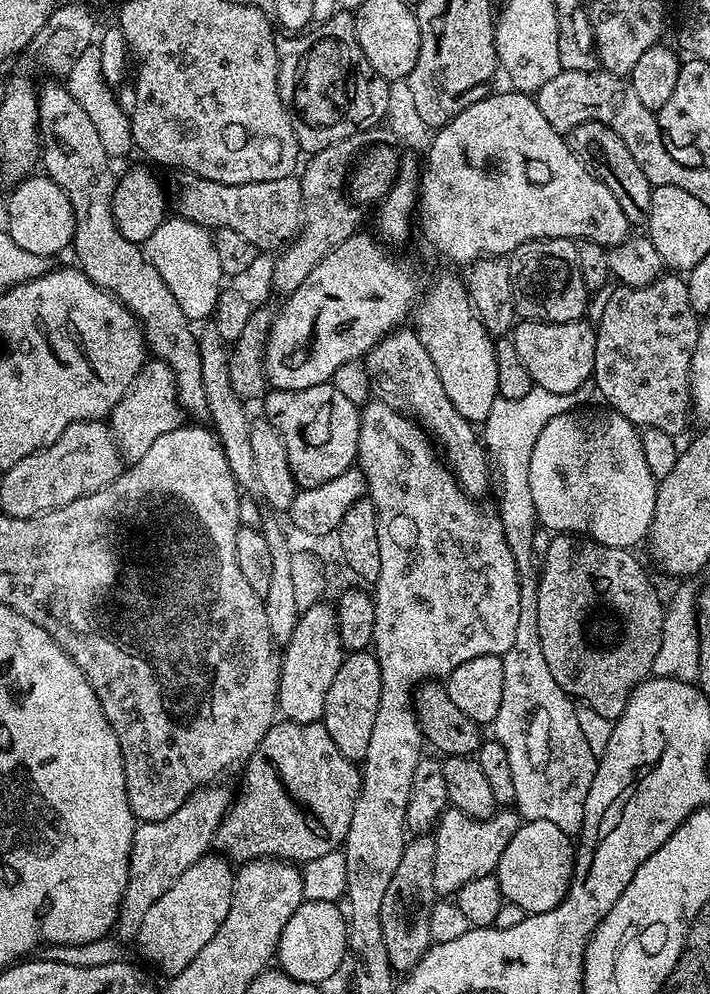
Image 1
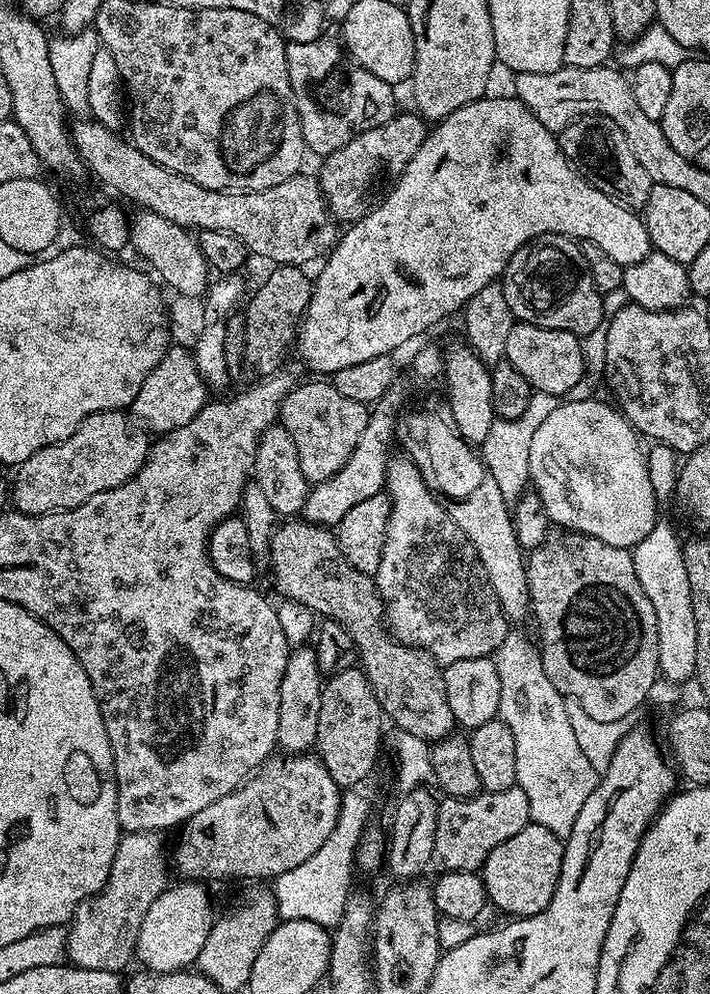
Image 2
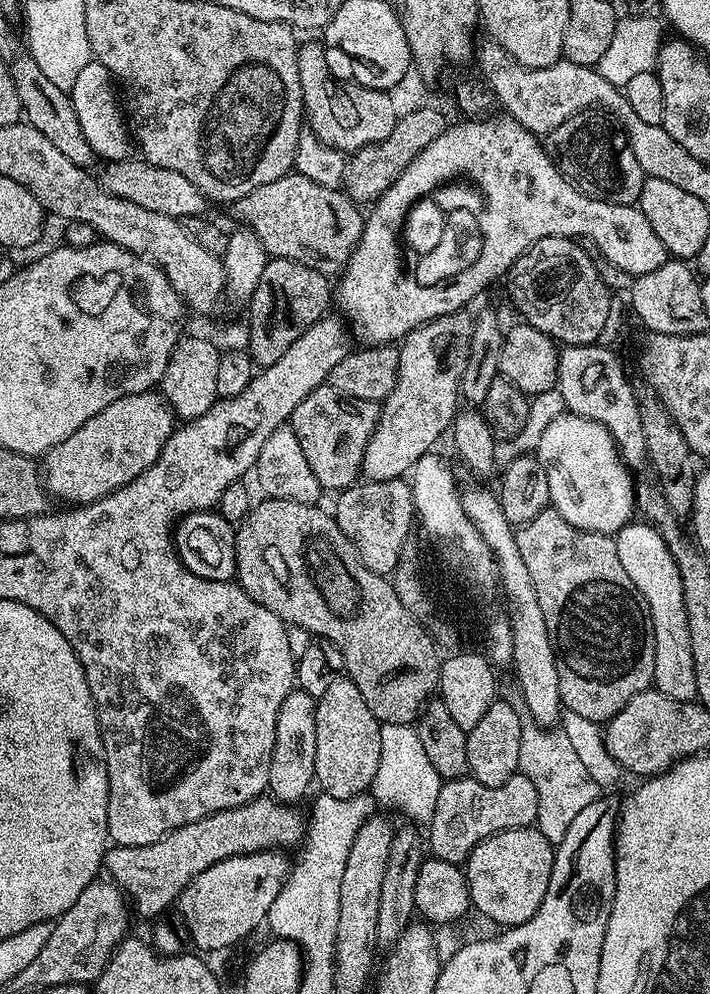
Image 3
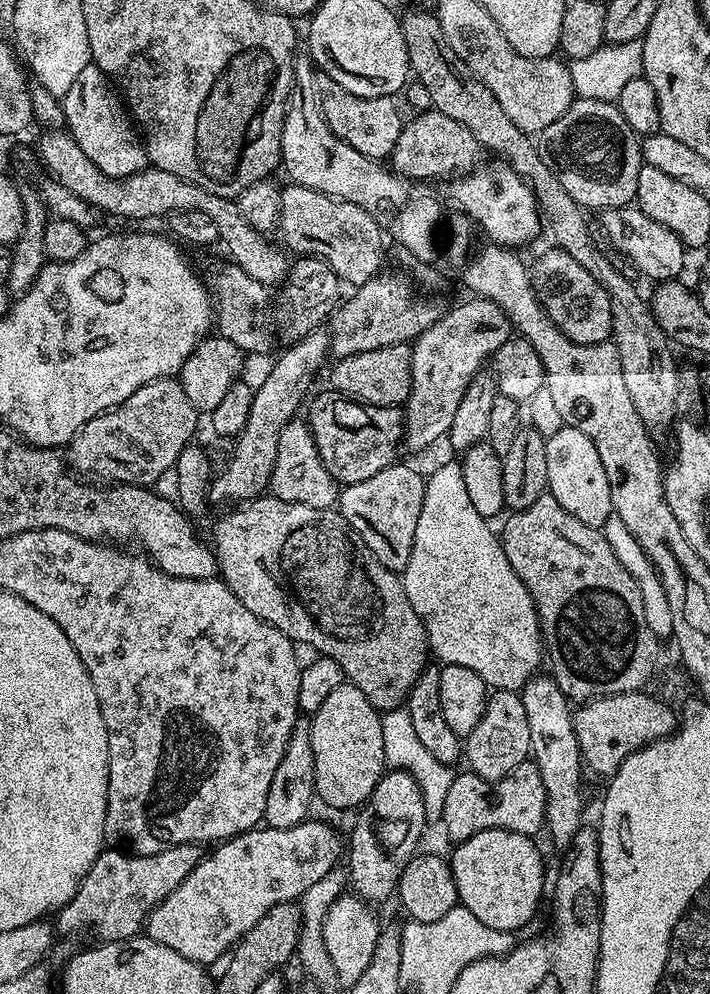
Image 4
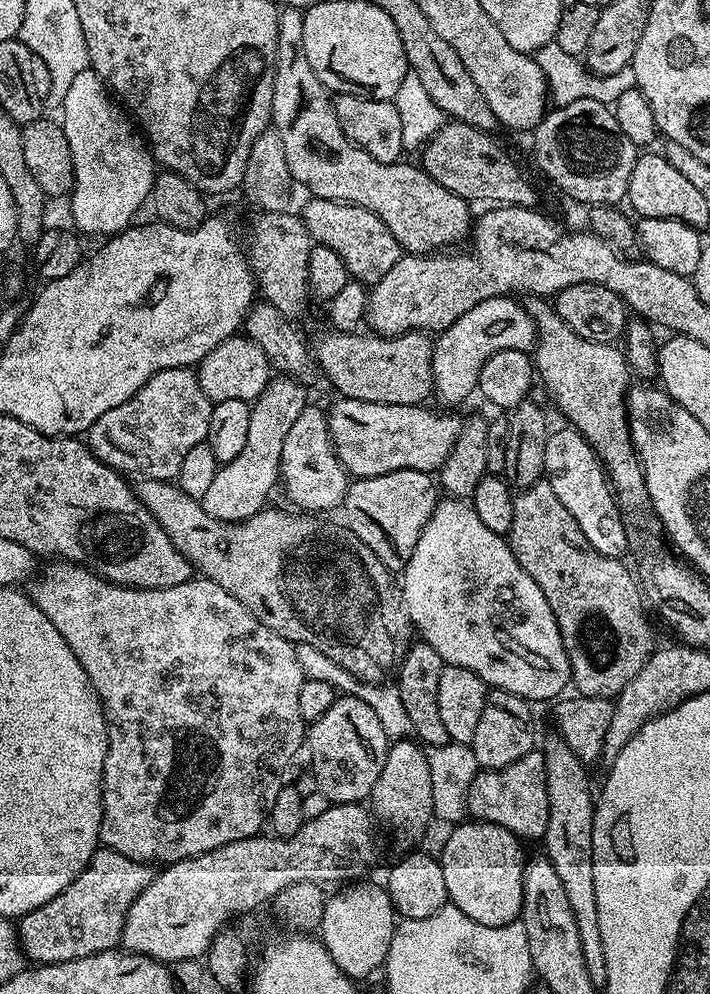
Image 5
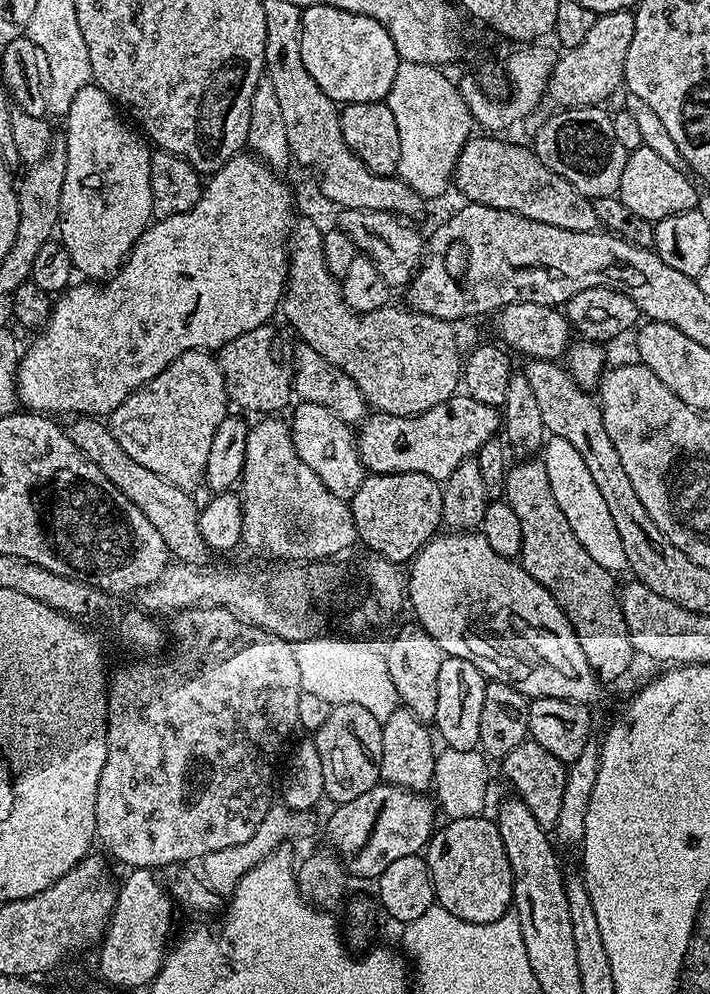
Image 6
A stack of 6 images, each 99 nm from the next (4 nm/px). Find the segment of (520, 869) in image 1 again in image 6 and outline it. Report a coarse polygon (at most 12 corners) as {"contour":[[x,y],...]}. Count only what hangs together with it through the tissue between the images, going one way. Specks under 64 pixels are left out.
{"contour":[[495,819],[448,820],[426,845],[436,904],[468,924],[512,908]]}

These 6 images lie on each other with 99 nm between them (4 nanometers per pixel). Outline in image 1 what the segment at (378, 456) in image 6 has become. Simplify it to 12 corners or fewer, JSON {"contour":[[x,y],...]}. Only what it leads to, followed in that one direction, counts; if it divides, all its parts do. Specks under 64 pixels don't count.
{"contour":[[331,382],[277,388],[263,415],[300,488],[357,463],[361,409]]}

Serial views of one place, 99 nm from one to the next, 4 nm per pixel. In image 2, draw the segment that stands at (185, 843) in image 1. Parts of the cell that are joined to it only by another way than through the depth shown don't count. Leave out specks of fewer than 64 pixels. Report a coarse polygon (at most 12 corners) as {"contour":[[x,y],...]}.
{"contour":[[158,832],[121,835],[70,921],[75,967],[123,973],[170,884]]}

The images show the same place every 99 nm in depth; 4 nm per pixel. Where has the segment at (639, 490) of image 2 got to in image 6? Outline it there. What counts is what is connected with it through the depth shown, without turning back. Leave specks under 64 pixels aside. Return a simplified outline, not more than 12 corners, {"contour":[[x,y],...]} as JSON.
{"contour":[[566,438],[542,447],[550,490],[607,572],[628,572],[626,550],[586,462]]}

